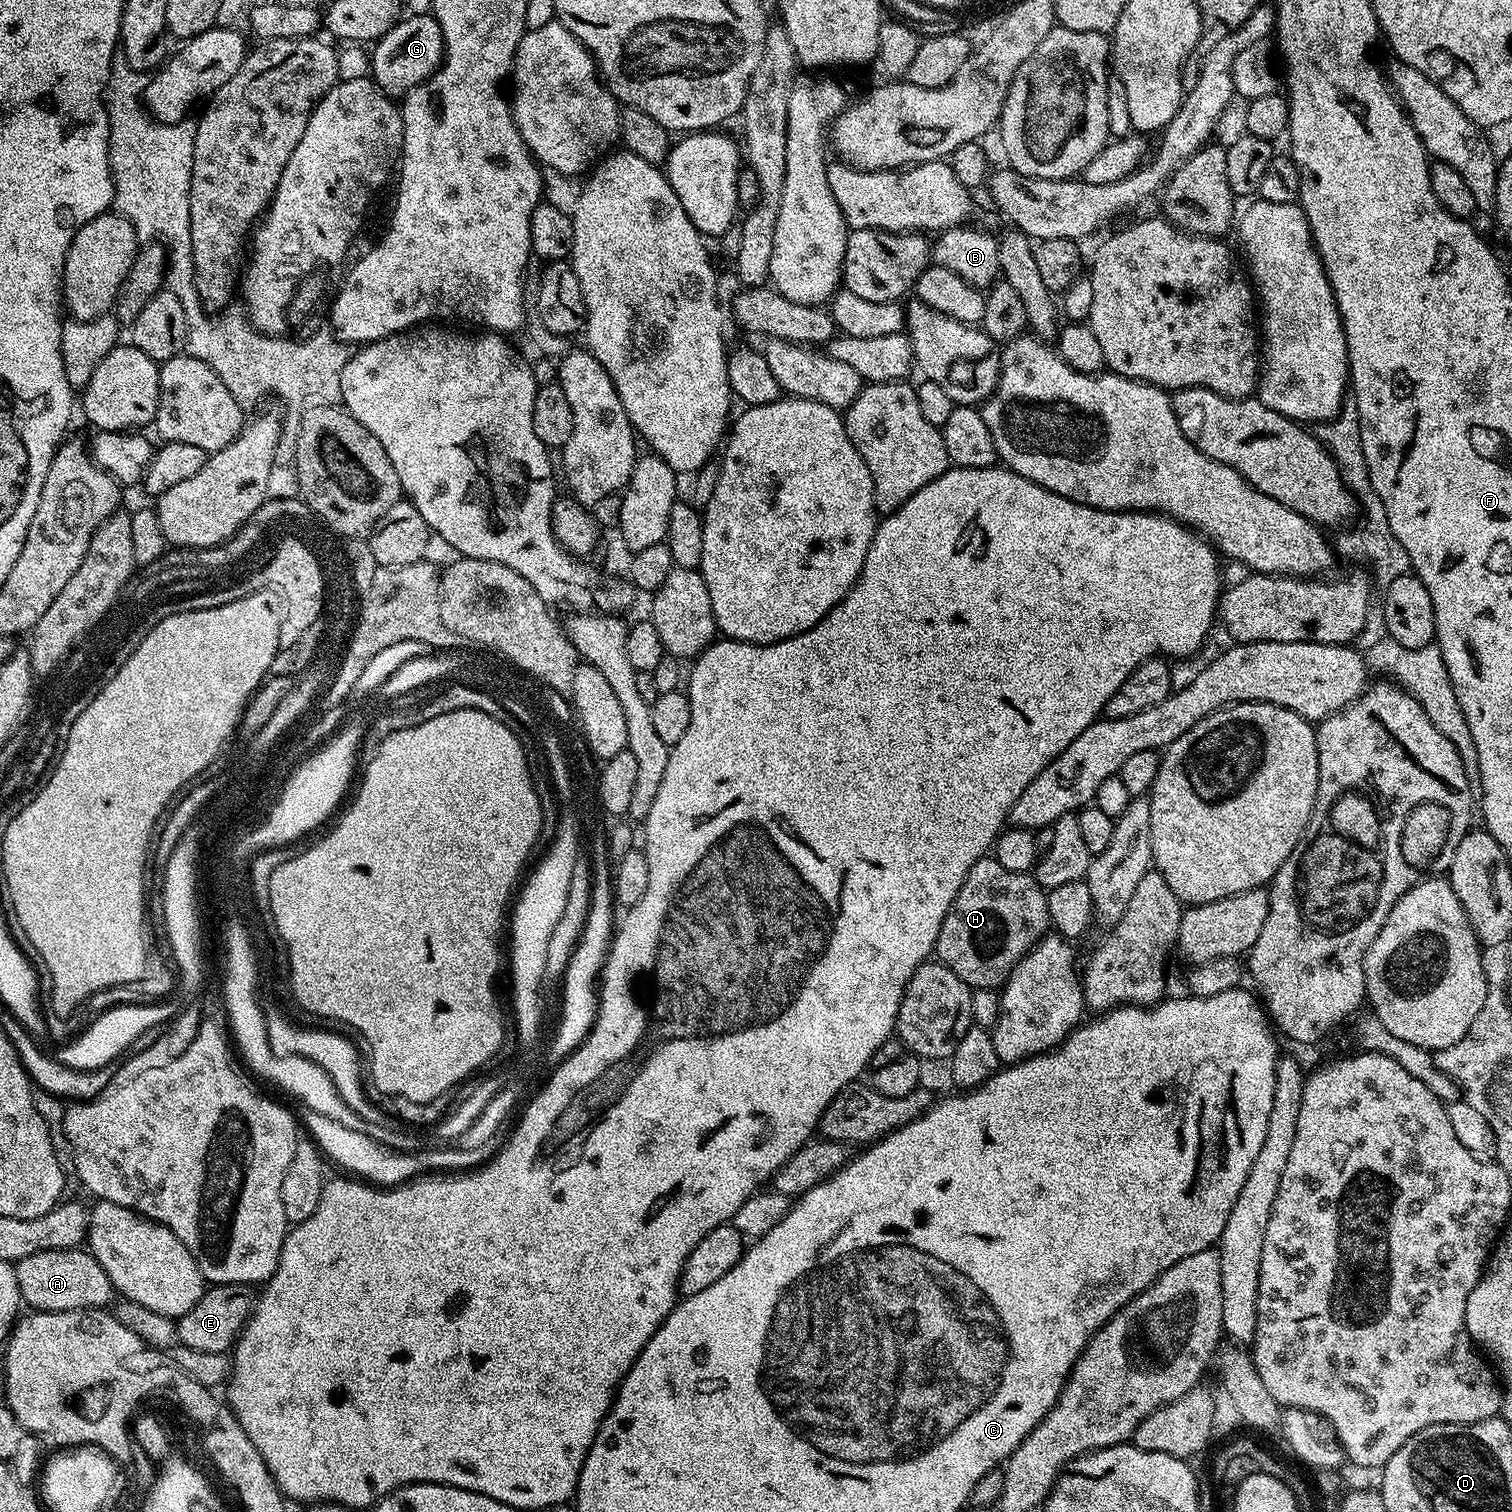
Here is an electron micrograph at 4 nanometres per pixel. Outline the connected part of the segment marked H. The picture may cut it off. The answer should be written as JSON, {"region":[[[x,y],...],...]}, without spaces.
{"region":[[[985,858],[970,866],[942,922],[942,930],[938,930],[934,952],[939,963],[954,970],[954,974],[958,974],[958,978],[962,978],[962,982],[966,982],[969,988],[999,989],[1021,958],[1049,932],[1048,897],[1035,875],[1006,870],[1006,866],[1002,866],[995,858]]]}

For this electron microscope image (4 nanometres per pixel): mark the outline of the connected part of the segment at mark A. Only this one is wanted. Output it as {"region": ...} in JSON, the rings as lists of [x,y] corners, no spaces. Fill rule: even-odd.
{"region":[[[83,1247],[66,1250],[42,1250],[15,1261],[20,1299],[37,1312],[78,1312],[81,1308],[107,1309],[114,1297],[106,1270],[98,1266],[92,1253]]]}

